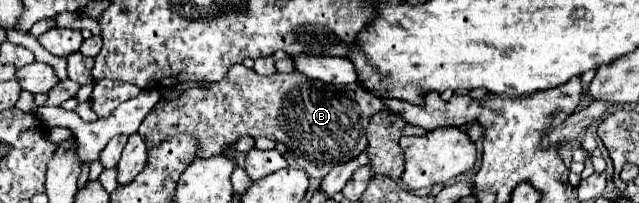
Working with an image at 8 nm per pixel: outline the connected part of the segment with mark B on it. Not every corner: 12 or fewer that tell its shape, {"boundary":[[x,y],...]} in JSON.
{"boundary":[[234,64],[160,100],[146,148],[174,134],[198,158],[242,136],[290,148],[322,180],[366,150],[370,90]]}

